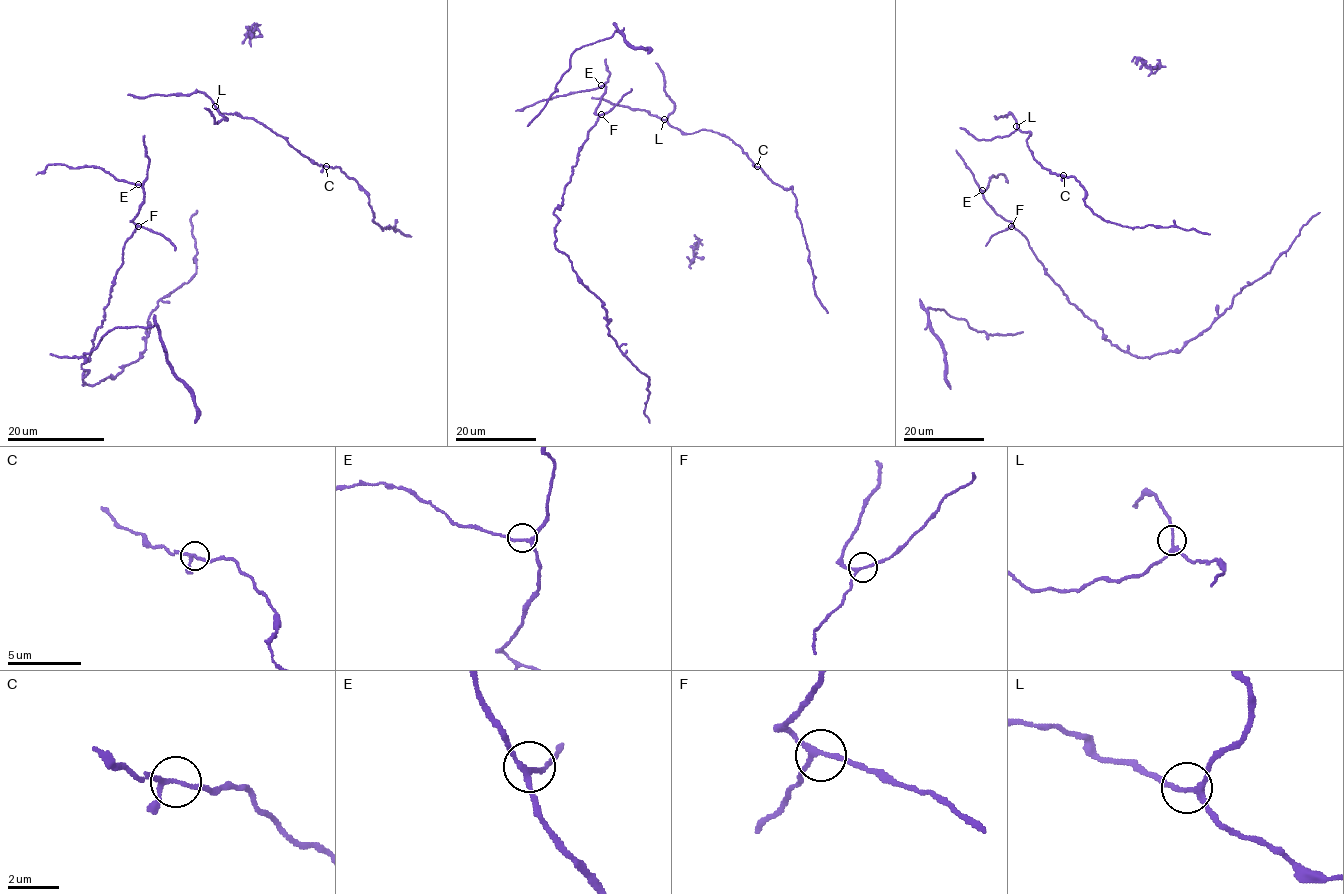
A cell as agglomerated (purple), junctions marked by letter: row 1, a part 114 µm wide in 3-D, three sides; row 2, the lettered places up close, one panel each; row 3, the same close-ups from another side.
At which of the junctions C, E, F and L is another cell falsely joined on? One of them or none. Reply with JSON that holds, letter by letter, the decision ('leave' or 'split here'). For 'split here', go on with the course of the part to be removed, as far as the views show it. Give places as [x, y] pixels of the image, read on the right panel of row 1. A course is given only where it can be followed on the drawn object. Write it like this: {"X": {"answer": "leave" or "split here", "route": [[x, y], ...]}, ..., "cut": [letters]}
{"C": {"answer": "leave"}, "E": {"answer": "leave"}, "F": {"answer": "leave"}, "L": {"answer": "leave"}, "cut": []}

